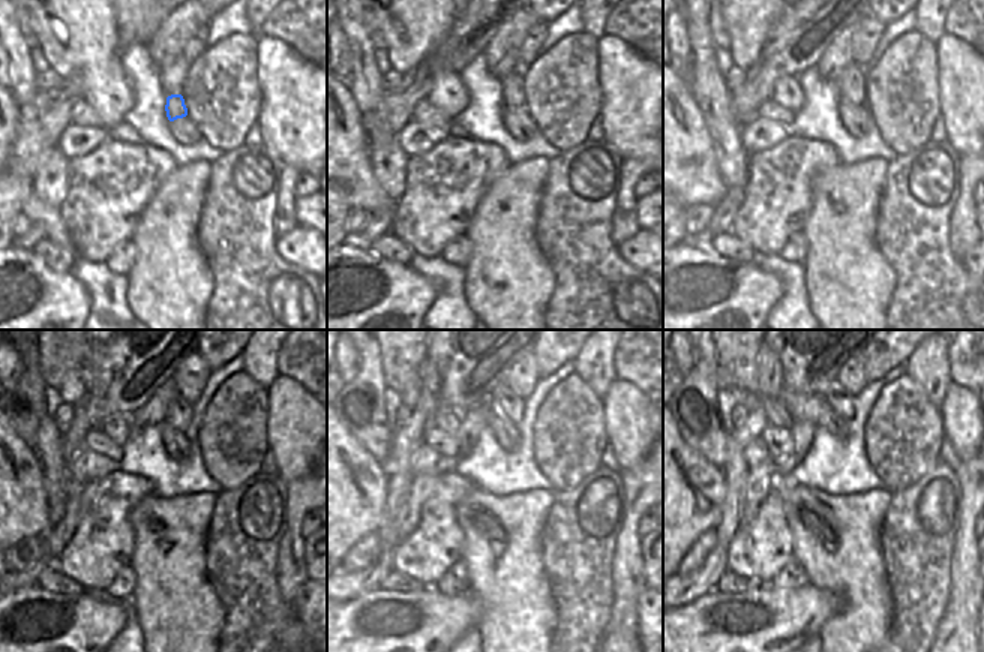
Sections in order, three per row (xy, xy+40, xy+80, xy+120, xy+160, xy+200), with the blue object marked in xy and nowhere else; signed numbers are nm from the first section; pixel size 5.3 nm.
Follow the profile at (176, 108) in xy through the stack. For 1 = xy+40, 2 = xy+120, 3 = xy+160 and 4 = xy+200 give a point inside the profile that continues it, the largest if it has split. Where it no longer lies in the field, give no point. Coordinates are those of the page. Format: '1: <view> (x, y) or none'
1: xy+40 (513, 96)
2: xy+120 (179, 415)
3: xy+160 (512, 406)
4: xy+200 (843, 403)

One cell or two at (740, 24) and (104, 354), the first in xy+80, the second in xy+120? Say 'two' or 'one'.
two

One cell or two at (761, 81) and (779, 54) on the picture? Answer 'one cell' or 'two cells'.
one cell

